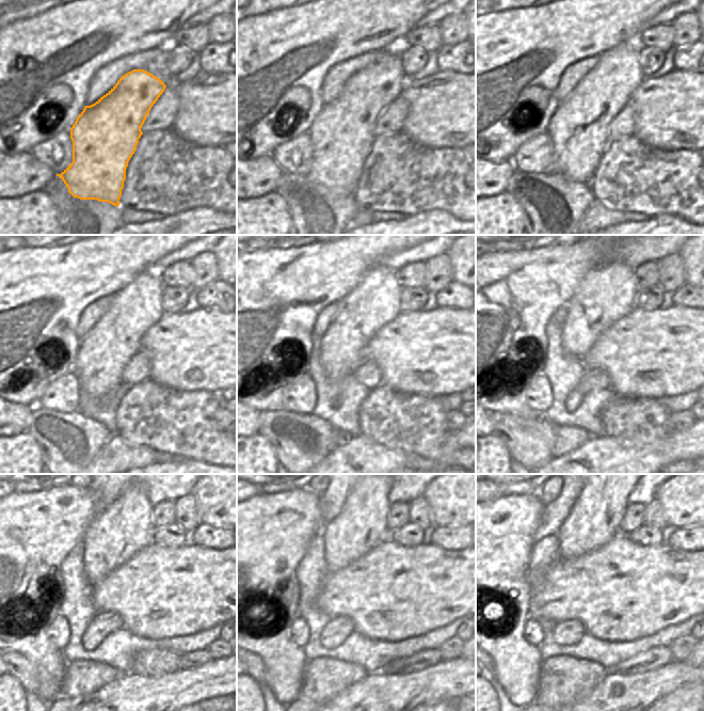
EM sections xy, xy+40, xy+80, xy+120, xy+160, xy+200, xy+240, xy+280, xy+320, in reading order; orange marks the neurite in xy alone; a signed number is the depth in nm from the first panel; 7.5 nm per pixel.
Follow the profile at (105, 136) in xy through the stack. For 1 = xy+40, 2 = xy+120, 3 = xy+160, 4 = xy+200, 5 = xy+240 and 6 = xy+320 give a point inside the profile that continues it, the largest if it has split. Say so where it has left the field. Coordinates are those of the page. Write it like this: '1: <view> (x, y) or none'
1: xy+40 (342, 132)
2: xy+120 (105, 351)
3: xy+160 (376, 300)
4: xy+200 (605, 295)
5: xy+240 (116, 534)
6: xy+320 (595, 518)

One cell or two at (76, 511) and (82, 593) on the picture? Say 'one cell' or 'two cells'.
two cells

